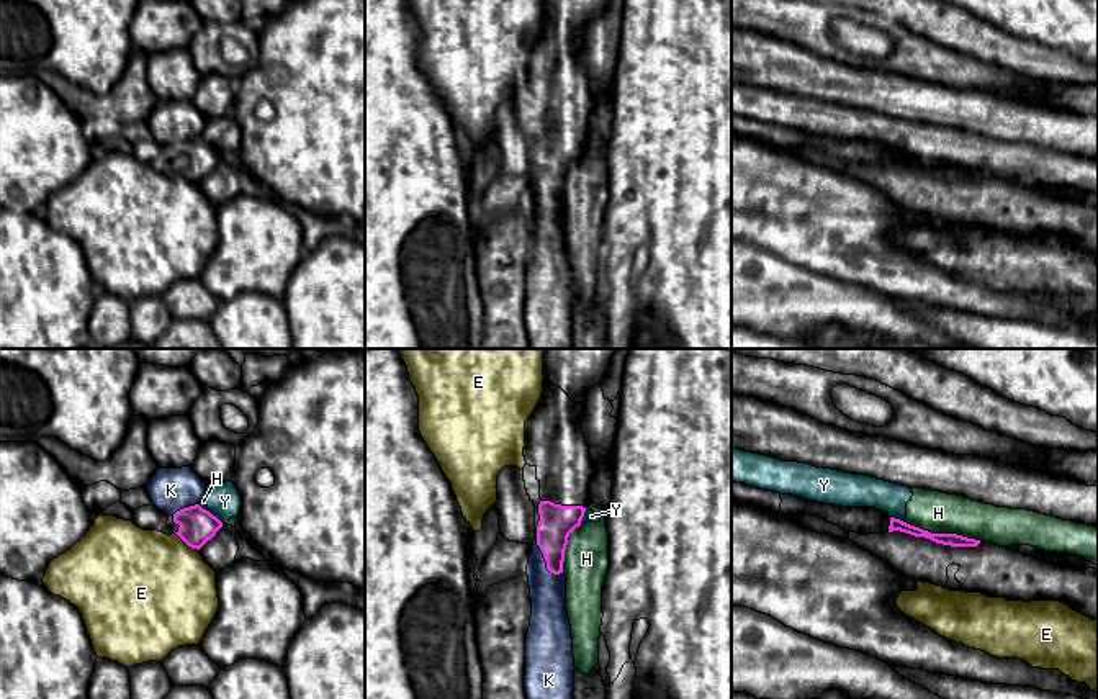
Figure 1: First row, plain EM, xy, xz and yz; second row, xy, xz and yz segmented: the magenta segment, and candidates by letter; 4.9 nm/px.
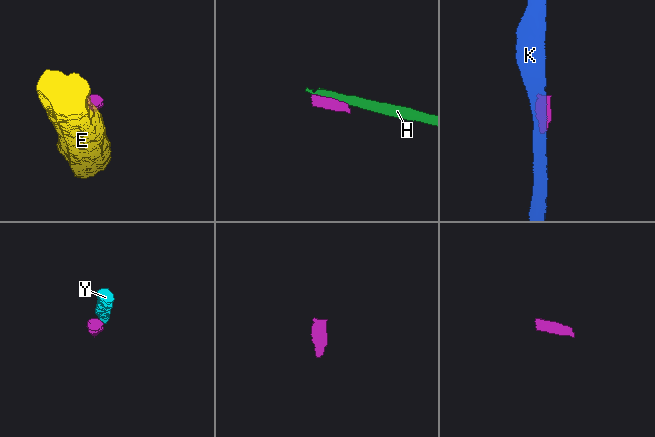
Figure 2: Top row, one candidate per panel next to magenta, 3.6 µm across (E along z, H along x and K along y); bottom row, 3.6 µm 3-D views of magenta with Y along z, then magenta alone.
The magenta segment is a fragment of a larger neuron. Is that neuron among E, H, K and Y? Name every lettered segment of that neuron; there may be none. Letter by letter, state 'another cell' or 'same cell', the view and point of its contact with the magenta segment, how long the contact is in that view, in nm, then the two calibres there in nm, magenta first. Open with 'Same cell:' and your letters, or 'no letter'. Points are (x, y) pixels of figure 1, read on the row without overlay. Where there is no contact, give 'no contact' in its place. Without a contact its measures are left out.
Same cell: no letter
E: another cell; meets magenta in xy at (187, 177); contact 140 nm long; 180 nm thick on the magenta side, 500 nm on the other
H: another cell; meets magenta in yz at (941, 167); contact 400 nm long; 60 nm thick on the magenta side, 200 nm on the other
K: another cell; meets magenta in xz at (544, 190); contact 260 nm long; 170 nm thick on the magenta side, 180 nm on the other
Y: another cell; meets magenta in xz at (583, 149); contact 90 nm long; 170 nm thick on the magenta side, 50 nm on the other

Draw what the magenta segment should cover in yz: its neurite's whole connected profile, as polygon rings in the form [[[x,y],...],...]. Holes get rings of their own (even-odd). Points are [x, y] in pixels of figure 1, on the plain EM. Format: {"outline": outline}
{"outline": [[[731,115],[731,136],[749,138],[759,141],[763,146],[789,154],[794,147],[818,149],[830,157],[856,167],[885,167],[900,164],[951,180],[977,180],[980,177],[980,174],[967,172],[957,167],[931,167],[900,152],[890,151],[887,146],[875,141],[841,141],[823,138],[735,115]]]}

